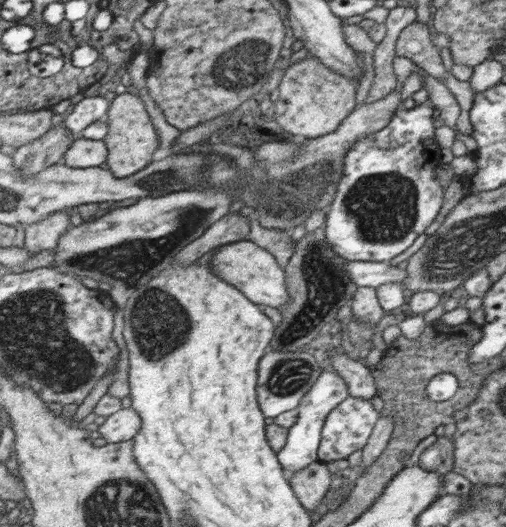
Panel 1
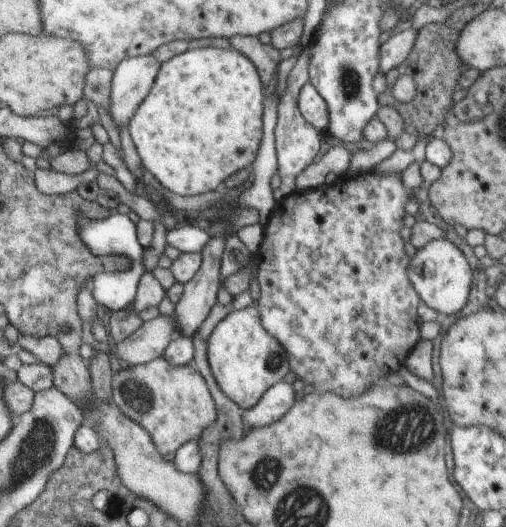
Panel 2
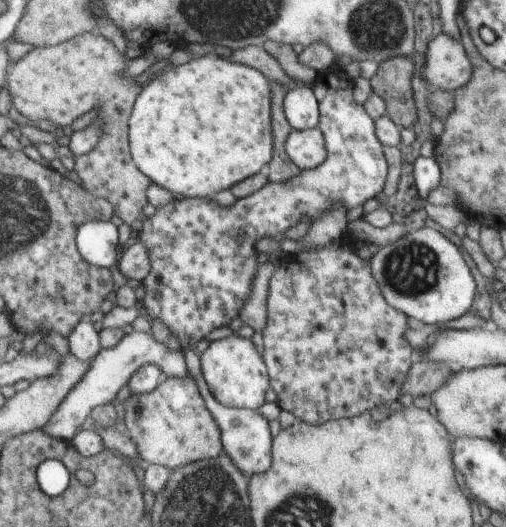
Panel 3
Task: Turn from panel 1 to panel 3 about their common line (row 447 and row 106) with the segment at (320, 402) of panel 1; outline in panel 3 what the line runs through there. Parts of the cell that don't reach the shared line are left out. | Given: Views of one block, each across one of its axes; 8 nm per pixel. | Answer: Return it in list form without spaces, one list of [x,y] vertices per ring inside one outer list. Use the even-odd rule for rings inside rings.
[[[310,86],[290,88],[283,99],[283,110],[292,130],[318,127],[319,105]]]

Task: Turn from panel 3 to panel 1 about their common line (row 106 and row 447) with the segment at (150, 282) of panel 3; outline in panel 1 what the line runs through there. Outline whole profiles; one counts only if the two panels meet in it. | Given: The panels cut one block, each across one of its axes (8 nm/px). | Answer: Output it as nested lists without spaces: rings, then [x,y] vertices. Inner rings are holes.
[[[348,396],[326,417],[318,448],[319,461],[326,464],[331,461],[342,461],[348,459],[353,452],[363,451],[375,430],[379,416],[370,400]]]

